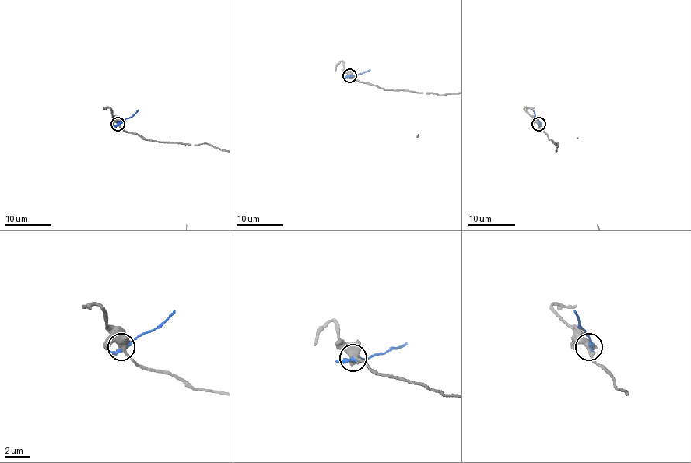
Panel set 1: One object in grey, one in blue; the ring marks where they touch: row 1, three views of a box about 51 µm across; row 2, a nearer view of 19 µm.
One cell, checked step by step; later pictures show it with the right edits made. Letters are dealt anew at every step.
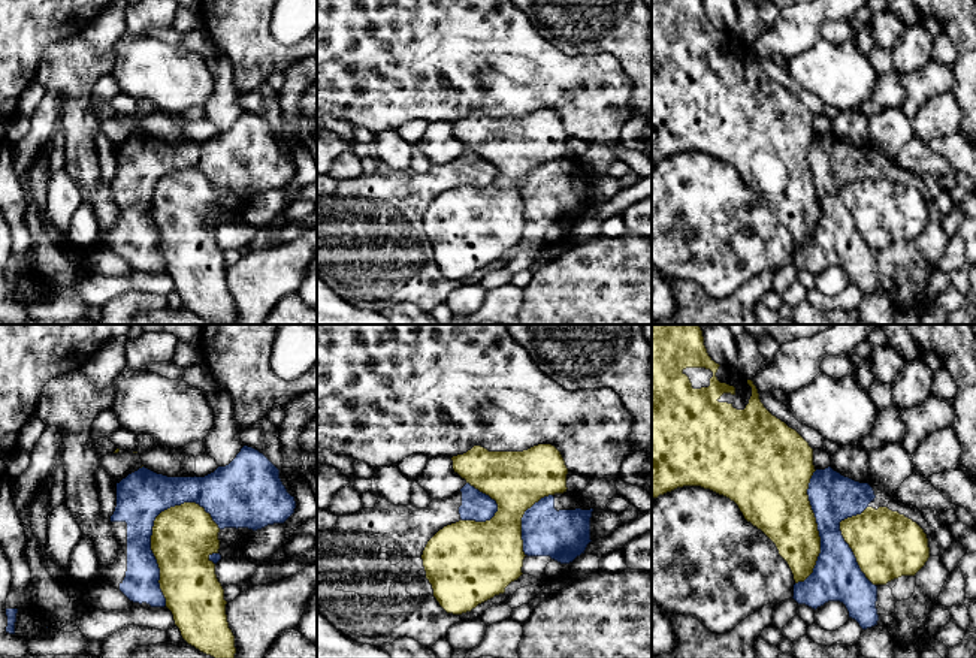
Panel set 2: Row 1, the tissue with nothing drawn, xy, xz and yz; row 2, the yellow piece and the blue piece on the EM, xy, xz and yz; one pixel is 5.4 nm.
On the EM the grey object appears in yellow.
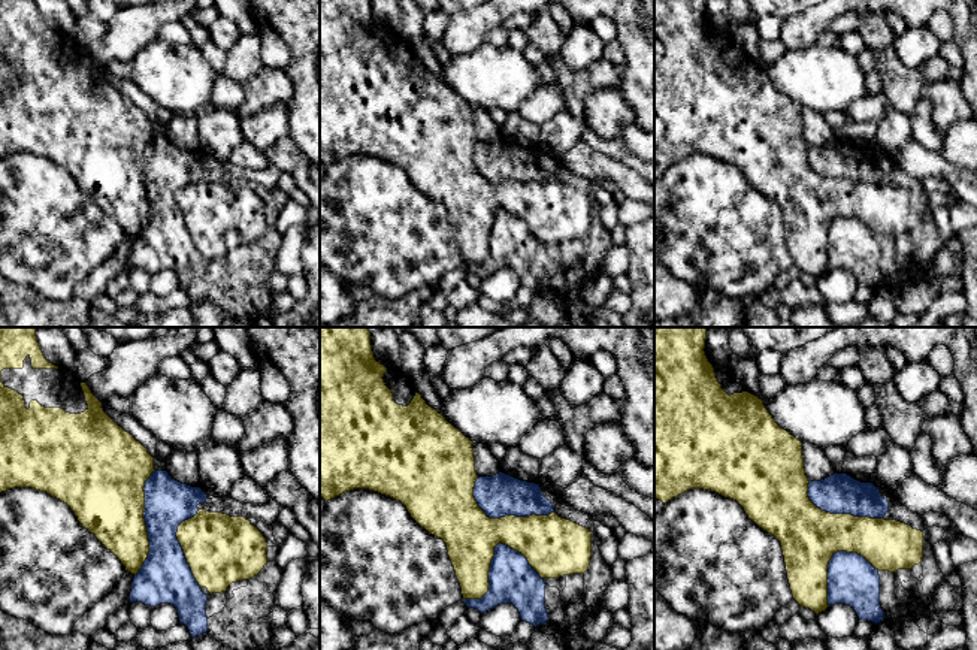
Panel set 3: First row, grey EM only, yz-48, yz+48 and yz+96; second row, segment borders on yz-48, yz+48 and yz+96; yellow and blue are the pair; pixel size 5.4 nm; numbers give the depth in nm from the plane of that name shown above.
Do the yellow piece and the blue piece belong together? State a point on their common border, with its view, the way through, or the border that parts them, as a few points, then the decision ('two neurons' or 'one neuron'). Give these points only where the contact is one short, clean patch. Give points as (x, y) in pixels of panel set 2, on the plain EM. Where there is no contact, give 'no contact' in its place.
xy (151, 207) | two neurons

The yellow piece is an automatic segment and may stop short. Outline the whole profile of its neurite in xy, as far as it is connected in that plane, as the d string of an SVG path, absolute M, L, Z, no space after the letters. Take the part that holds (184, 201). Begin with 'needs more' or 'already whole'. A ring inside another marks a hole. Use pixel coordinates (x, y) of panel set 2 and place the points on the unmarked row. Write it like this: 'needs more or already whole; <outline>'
already whole; M184 167L155 182L151 215L160 233L158 248L166 272L172 277L182 304L215 325L235 325L235 301L227 287L224 254L217 244L215 229L209 224L212 218L218 218L218 197L218 190L203 172Z

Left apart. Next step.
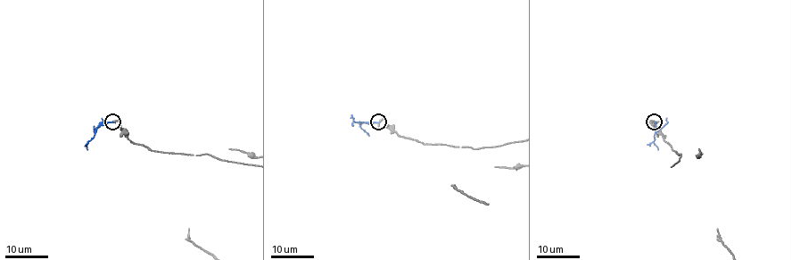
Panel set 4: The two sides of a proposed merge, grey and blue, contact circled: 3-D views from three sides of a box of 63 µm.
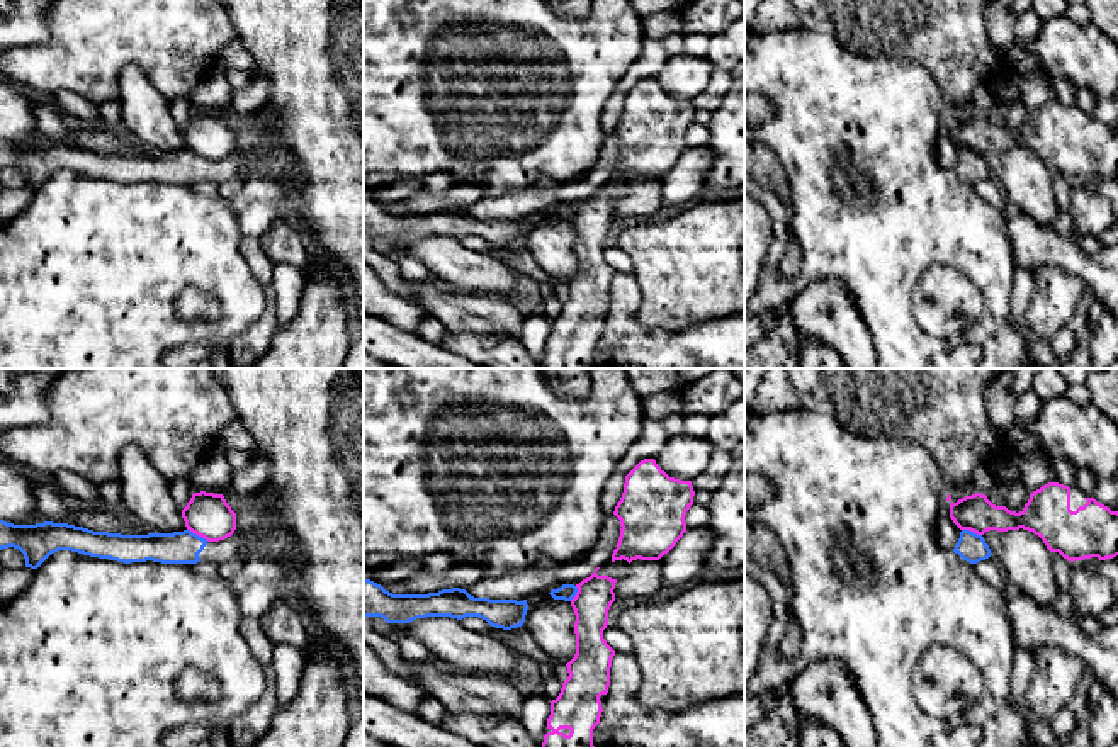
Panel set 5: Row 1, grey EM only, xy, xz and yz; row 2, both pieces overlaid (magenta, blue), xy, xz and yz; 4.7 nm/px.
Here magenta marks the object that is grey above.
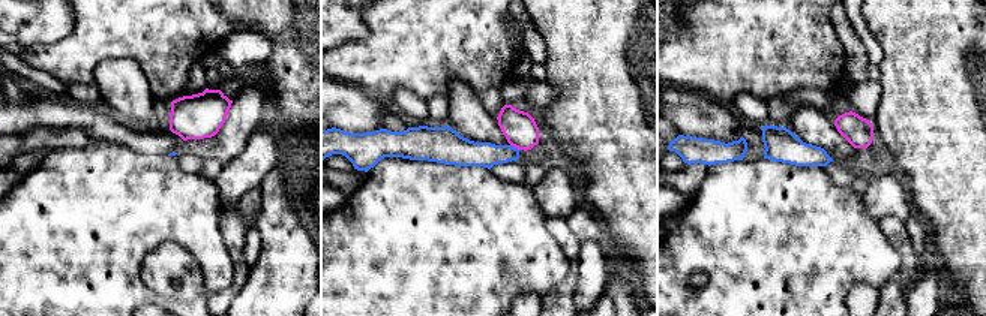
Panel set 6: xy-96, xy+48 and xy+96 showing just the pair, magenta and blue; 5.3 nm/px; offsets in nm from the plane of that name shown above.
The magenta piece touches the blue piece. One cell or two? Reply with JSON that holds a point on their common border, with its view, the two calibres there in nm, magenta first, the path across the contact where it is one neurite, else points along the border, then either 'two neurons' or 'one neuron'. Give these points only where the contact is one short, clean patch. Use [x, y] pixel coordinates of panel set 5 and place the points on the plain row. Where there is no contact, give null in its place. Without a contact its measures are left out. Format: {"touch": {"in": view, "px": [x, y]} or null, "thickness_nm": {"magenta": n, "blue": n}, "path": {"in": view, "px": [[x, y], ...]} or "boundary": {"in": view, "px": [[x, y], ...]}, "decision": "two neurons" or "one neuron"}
{"touch": {"in": "xy", "px": [197, 153]}, "thickness_nm": {"magenta": 220, "blue": 160}, "boundary": {"in": "xy", "px": [[187, 148], [208, 160]]}, "decision": "two neurons"}

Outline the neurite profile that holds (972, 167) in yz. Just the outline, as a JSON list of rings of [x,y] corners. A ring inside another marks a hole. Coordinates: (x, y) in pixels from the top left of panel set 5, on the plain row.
[[[970,149],[960,151],[960,158],[953,172],[970,183],[977,183],[991,177],[991,168],[985,163],[984,156]]]

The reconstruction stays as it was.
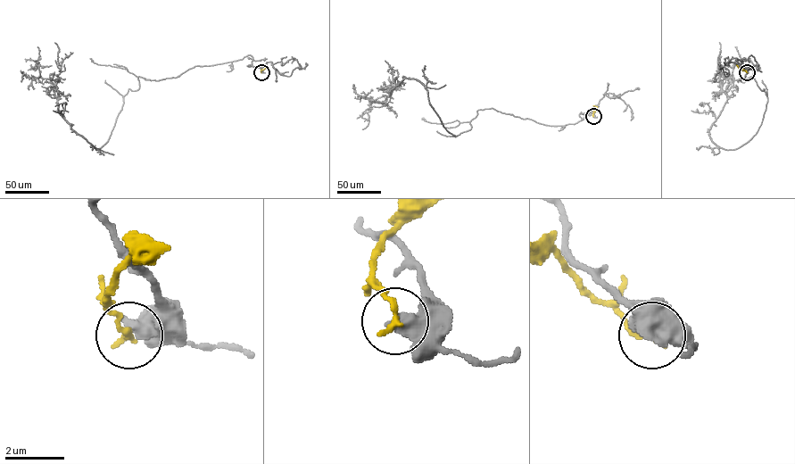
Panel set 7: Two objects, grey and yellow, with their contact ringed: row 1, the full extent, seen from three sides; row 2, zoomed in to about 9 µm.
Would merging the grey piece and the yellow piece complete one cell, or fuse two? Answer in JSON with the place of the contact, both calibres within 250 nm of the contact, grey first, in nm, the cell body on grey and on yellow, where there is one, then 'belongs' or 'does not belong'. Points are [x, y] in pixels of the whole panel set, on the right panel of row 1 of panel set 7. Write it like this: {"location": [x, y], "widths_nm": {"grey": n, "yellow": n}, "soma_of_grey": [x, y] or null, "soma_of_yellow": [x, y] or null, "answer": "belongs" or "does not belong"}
{"location": [747, 72], "widths_nm": {"grey": 700, "yellow": 240}, "soma_of_grey": null, "soma_of_yellow": null, "answer": "does not belong"}

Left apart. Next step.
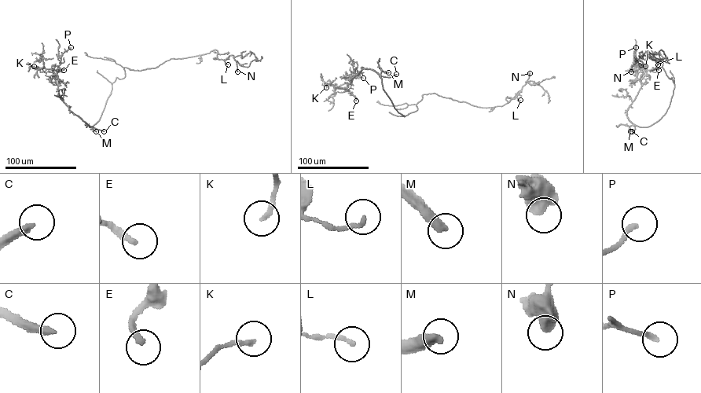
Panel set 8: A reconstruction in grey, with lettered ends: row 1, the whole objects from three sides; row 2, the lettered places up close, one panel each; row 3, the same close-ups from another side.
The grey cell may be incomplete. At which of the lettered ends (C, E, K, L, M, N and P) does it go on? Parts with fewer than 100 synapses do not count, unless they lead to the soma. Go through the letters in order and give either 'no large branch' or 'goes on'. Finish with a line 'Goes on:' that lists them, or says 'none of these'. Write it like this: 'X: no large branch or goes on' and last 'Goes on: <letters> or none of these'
C: goes on
E: no large branch
K: no large branch
L: no large branch
M: goes on
N: no large branch
P: no large branch
Goes on: C, M

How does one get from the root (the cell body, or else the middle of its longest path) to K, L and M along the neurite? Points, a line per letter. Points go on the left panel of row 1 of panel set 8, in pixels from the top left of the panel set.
K: (124, 77), (115, 78), (100, 118), (89, 127), (70, 110), (60, 97), (53, 71), (38, 69), (34, 66)
L: (124, 77), (124, 67), (155, 67), (170, 58), (214, 49), (218, 53), (213, 58), (228, 64)
M: (124, 77), (116, 77), (112, 83), (111, 93), (99, 119), (92, 126), (87, 124), (96, 131)

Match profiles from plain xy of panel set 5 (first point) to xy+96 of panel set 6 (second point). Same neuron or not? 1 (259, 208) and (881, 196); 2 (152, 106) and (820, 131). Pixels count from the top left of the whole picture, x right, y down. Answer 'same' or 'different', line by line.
1: same
2: same

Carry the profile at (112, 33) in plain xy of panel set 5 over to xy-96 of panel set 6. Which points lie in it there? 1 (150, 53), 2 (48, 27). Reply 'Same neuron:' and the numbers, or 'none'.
Same neuron: 1

